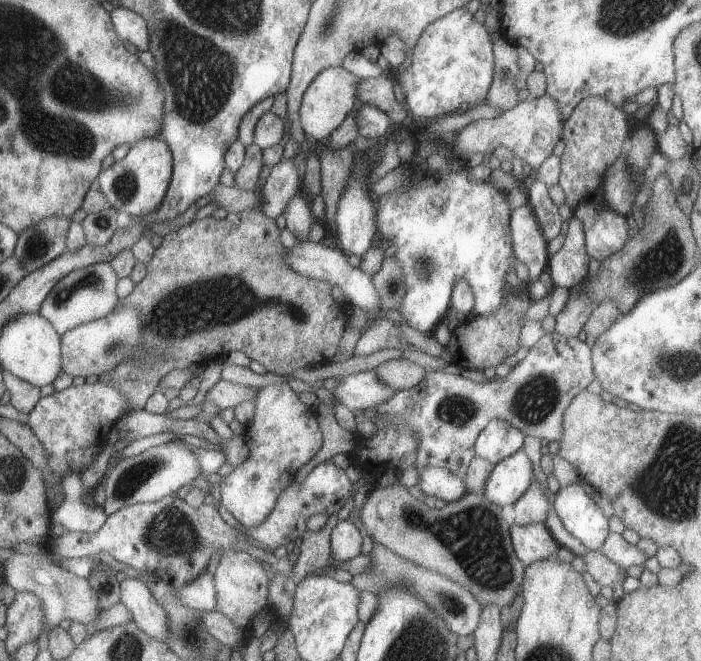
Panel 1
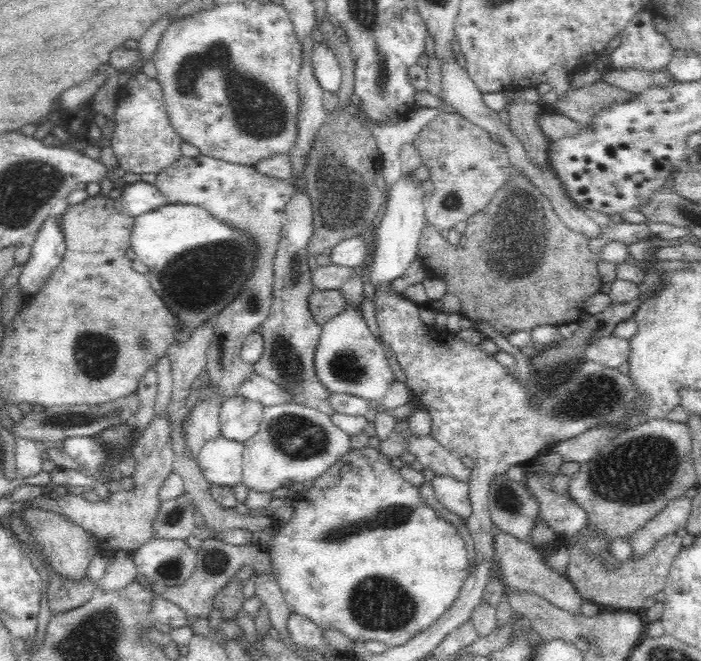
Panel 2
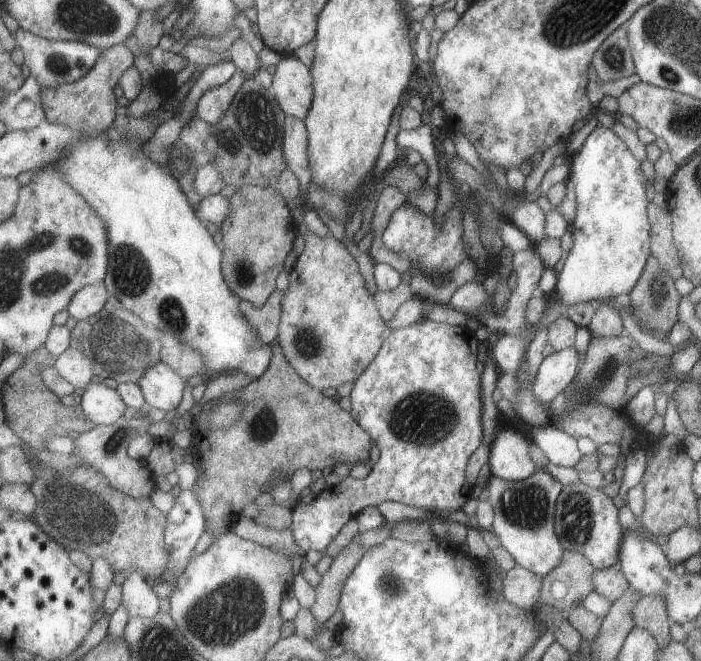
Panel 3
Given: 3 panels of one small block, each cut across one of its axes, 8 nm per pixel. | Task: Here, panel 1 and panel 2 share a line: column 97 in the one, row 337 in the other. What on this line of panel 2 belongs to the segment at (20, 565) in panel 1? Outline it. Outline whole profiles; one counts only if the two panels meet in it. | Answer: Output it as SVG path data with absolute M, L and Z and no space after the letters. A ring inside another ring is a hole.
M606 335L589 342L584 355L592 362L618 369L631 356L630 348L628 340L618 338L616 335Z

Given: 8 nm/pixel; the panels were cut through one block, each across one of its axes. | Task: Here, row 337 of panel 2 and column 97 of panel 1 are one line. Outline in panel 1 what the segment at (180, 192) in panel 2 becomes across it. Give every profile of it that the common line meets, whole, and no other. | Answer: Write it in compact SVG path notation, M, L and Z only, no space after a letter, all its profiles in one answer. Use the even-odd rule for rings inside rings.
M106 205L100 212L86 215L81 222L84 228L86 242L90 246L104 246L118 230L118 212L112 206Z

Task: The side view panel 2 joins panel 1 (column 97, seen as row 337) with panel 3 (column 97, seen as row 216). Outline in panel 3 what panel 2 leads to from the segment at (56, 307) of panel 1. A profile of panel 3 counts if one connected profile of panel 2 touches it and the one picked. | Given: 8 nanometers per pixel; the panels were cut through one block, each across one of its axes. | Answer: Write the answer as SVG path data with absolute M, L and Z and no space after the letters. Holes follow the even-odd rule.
M104 283L99 285L86 285L76 291L76 294L70 299L66 309L69 312L69 316L79 321L104 309L109 295Z

